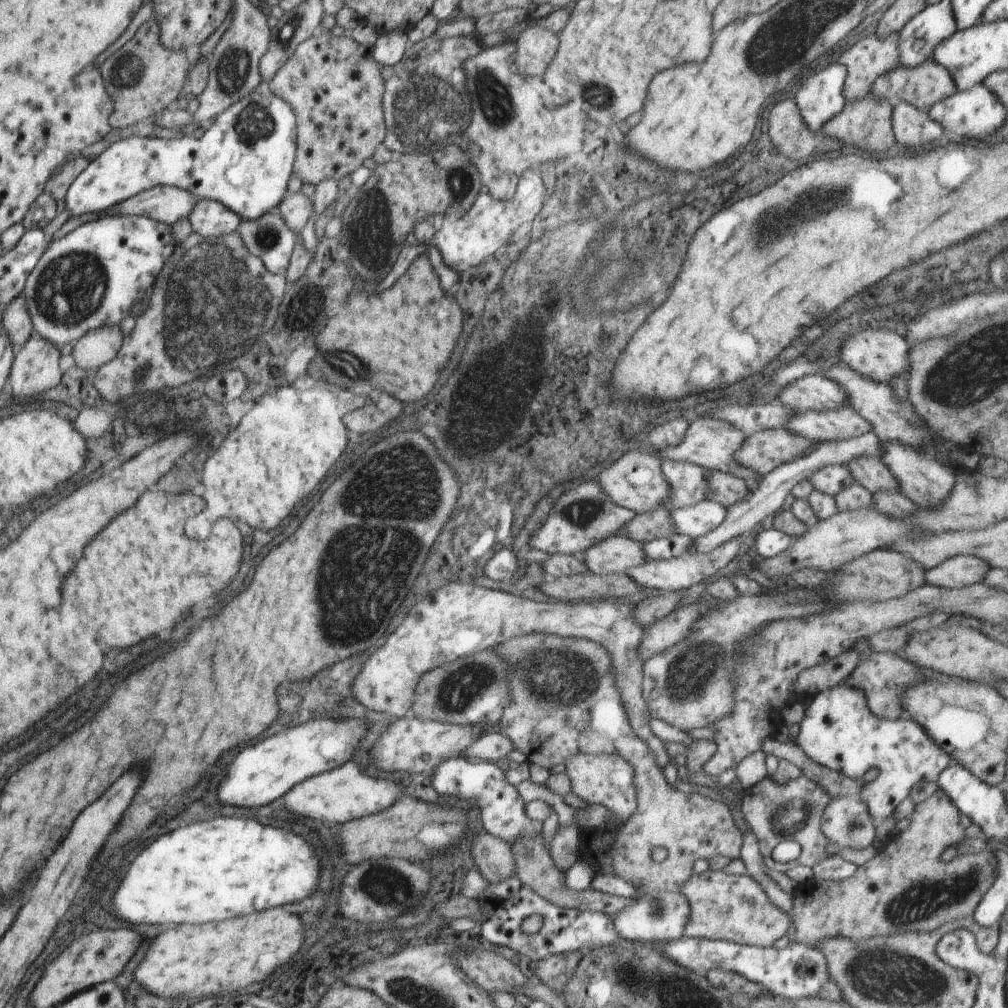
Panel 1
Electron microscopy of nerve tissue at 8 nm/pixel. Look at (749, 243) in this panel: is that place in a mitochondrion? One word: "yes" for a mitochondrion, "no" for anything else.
yes

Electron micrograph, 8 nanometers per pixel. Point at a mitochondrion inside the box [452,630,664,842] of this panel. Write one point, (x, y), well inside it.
(551, 679)

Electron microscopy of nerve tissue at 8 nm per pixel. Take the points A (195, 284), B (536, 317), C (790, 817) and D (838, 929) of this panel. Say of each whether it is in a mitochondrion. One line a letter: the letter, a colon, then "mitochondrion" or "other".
A: mitochondrion
B: mitochondrion
C: mitochondrion
D: other

